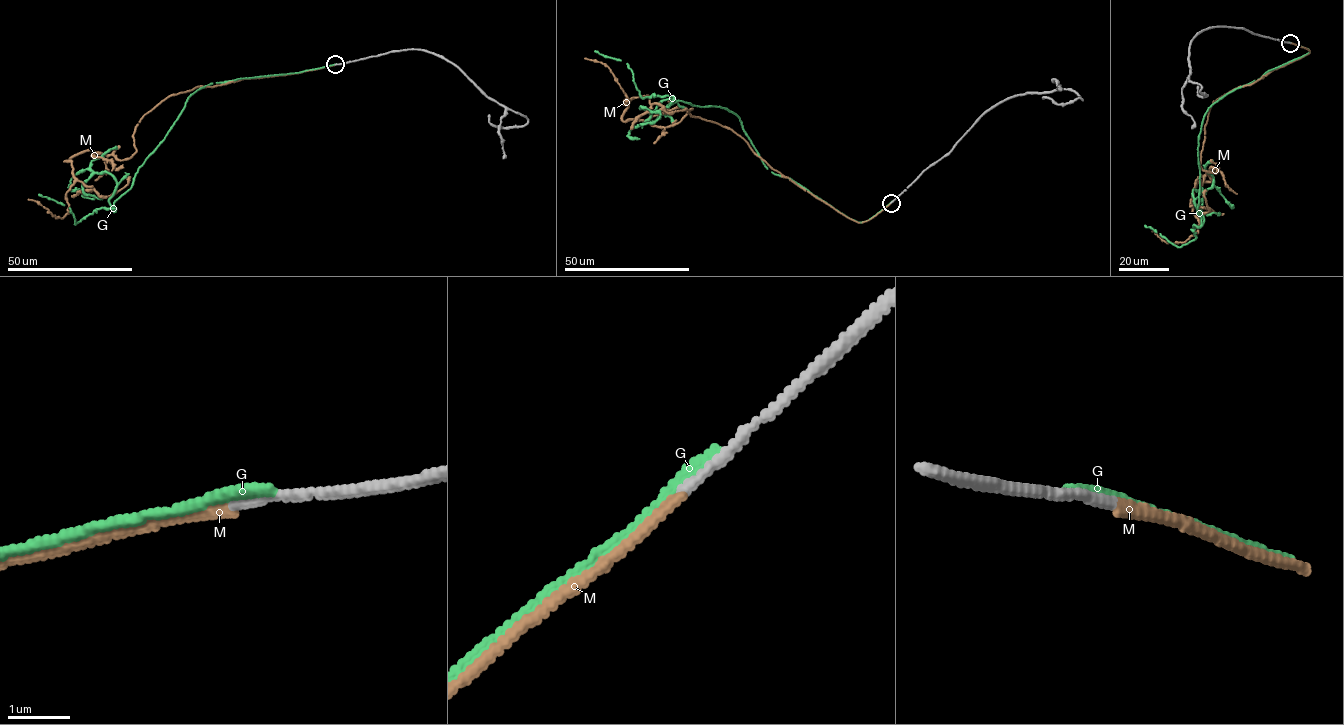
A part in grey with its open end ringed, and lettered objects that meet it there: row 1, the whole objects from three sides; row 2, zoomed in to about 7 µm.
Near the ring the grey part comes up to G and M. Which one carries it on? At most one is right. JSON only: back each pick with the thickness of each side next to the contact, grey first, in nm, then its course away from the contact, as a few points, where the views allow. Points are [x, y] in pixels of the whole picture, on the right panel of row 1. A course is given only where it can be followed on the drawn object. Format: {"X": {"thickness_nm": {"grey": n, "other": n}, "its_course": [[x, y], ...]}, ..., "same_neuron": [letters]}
{"M": {"thickness_nm": {"grey": 160, "other": 160}, "its_course": [[1290, 42], [1310, 51], [1209, 110], [1200, 166], [1218, 169], [1193, 189], [1198, 230], [1172, 243], [1152, 231]]}, "same_neuron": ["M"]}

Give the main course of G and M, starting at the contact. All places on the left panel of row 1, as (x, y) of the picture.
G: (336, 64), (196, 91), (112, 208), (117, 181), (105, 172), (82, 185), (86, 194), (101, 197), (81, 195)
M: (335, 64), (168, 96), (136, 127), (130, 158), (87, 150), (65, 161), (74, 183), (62, 218), (28, 199)

